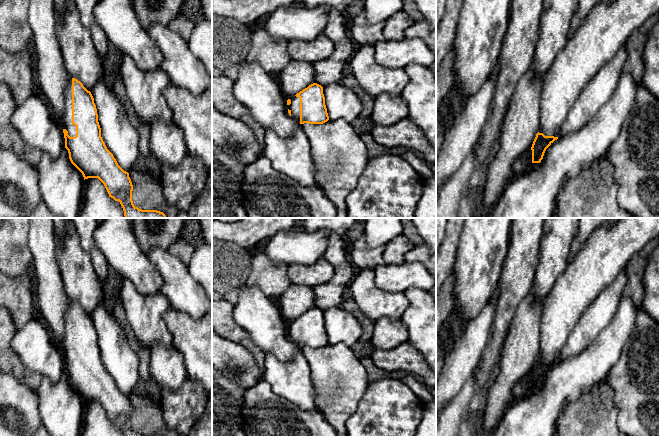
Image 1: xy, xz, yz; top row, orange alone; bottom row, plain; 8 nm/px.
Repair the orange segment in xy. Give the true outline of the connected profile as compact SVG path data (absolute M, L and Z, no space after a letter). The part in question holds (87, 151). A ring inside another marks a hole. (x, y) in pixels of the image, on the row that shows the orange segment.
M69 77L64 96L65 108L60 125L65 148L71 163L82 173L84 180L98 178L109 197L120 202L125 218L167 218L163 212L142 210L134 206L129 173L118 165L101 137L91 92L80 81Z

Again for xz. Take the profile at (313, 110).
M317 83L289 98L287 109L289 115L300 124L323 124L329 120L323 87Z

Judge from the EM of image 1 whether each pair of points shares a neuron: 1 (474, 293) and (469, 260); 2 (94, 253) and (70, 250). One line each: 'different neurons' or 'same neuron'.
1: same neuron
2: different neurons

